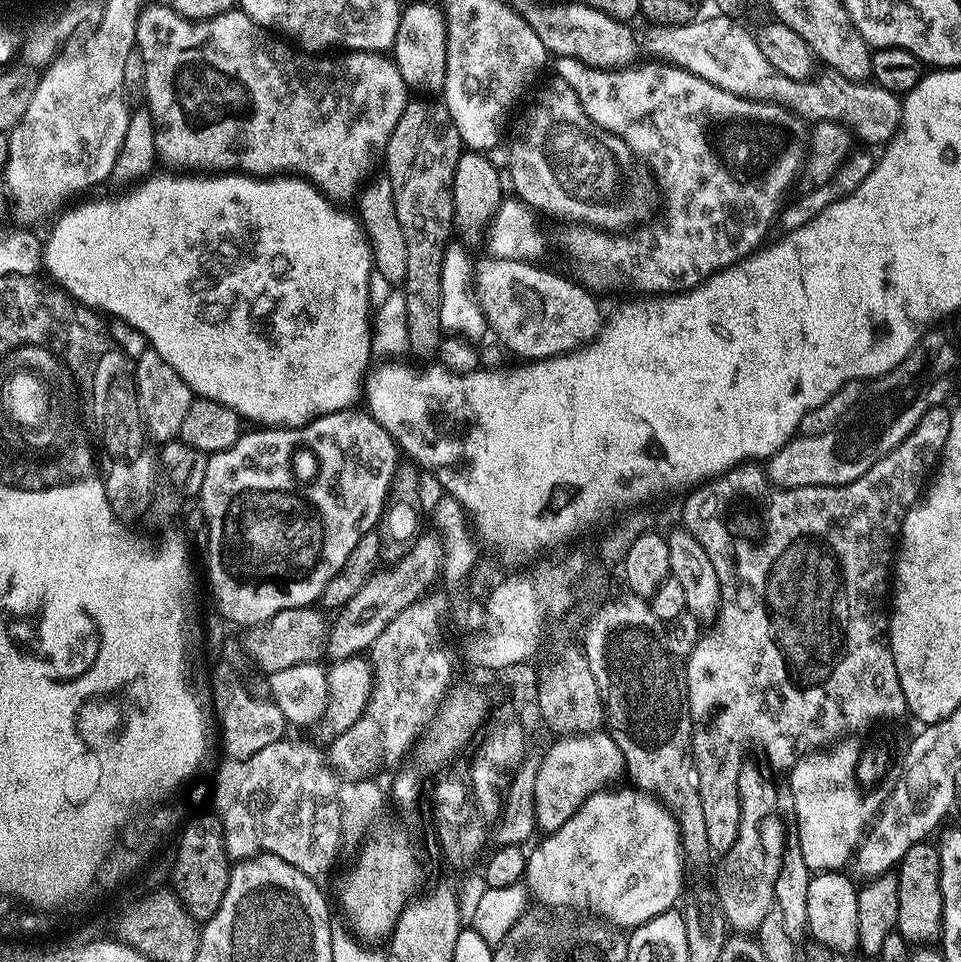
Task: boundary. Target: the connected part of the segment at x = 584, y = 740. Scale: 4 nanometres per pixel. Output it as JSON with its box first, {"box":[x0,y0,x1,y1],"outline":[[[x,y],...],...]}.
{"box":[534,731,626,834],"outline":[[[607,731],[577,732],[574,736],[560,736],[548,748],[545,756],[539,757],[538,778],[534,778],[534,810],[536,814],[536,827],[541,833],[547,834],[566,826],[566,822],[596,792],[603,792],[619,776],[625,775],[626,769],[622,750],[614,746],[614,738],[610,738]]]}

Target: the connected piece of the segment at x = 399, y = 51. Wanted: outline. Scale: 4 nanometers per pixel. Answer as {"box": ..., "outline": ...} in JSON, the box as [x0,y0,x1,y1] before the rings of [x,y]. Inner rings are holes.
{"box":[392,2,448,94],"outline":[[[430,2],[406,4],[401,11],[398,34],[392,47],[392,59],[408,88],[418,94],[441,93],[446,78],[446,42],[448,26],[441,5]]]}

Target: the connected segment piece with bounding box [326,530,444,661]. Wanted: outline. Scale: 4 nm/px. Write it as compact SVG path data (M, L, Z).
M435 531L420 534L413 544L413 548L400 561L393 563L387 570L377 570L372 577L350 598L350 602L339 609L337 620L333 621L328 634L327 655L333 661L345 660L357 654L364 654L371 649L373 642L410 606L419 596L425 595L433 587L432 584L441 579L443 570L444 548L443 542Z

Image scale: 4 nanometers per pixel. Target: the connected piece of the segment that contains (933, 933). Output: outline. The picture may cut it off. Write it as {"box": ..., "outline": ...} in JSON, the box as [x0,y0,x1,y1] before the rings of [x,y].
{"box":[895,842,942,946],"outline":[[[925,842],[910,846],[895,869],[898,878],[898,922],[896,931],[912,946],[928,946],[939,941],[942,930],[942,890],[938,847]]]}

